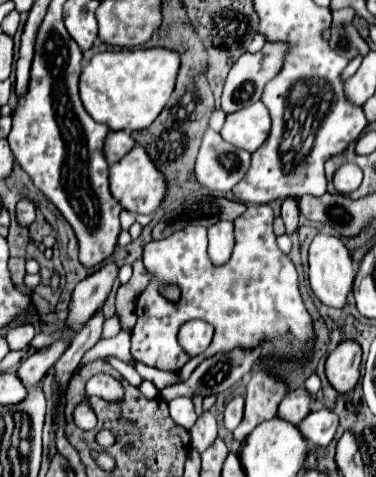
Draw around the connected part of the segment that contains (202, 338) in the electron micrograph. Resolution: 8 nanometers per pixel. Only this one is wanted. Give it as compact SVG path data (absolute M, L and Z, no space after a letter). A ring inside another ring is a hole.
M200 319L184 323L178 333L178 341L190 357L202 355L208 349L208 345L212 343L212 337L214 337L214 327Z

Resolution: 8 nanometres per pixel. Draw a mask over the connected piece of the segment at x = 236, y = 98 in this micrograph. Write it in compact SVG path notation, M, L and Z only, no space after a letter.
M266 43L262 51L250 55L244 53L230 69L224 91L222 111L234 113L260 99L264 85L282 67L286 55L284 43Z

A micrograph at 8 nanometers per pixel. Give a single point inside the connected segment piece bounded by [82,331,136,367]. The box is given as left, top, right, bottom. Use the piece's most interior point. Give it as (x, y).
(119, 346)

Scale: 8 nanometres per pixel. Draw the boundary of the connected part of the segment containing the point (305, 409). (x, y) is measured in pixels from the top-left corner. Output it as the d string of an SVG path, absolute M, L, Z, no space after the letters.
M294 389L280 401L276 417L298 425L310 413L310 403L312 403L312 397L308 395L306 389Z

